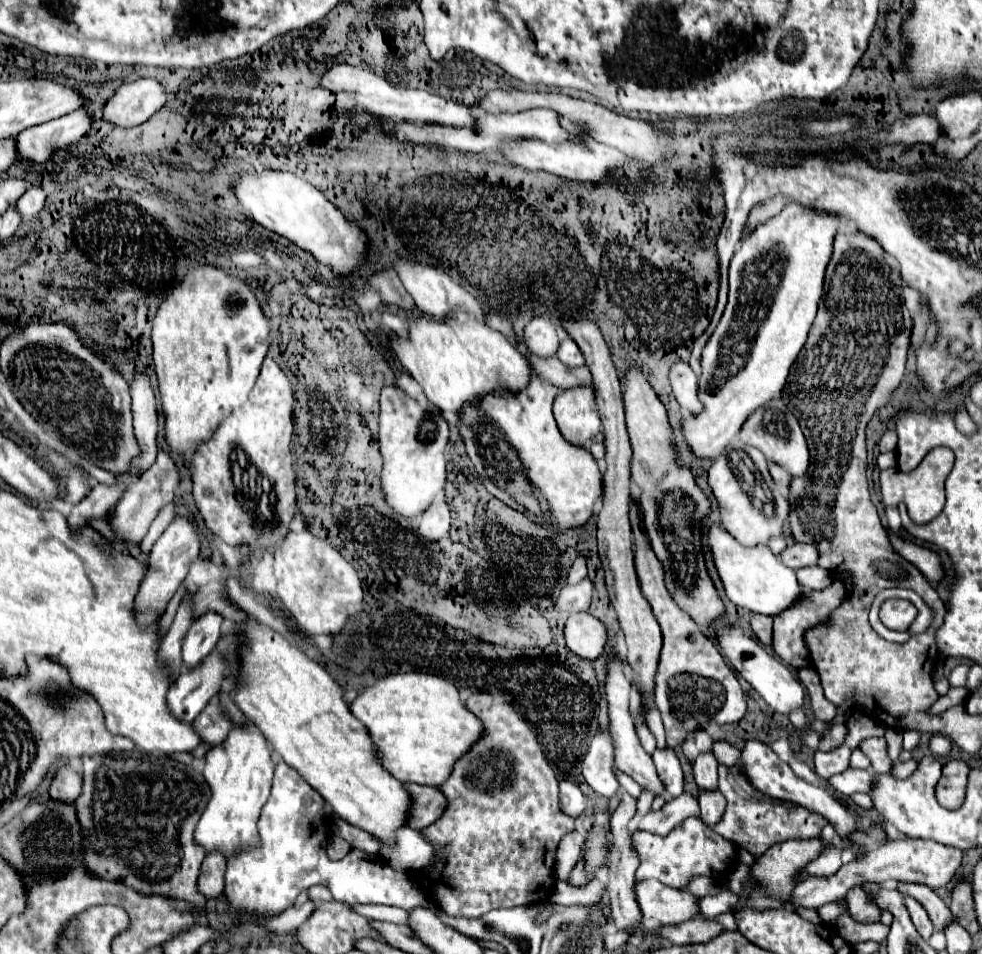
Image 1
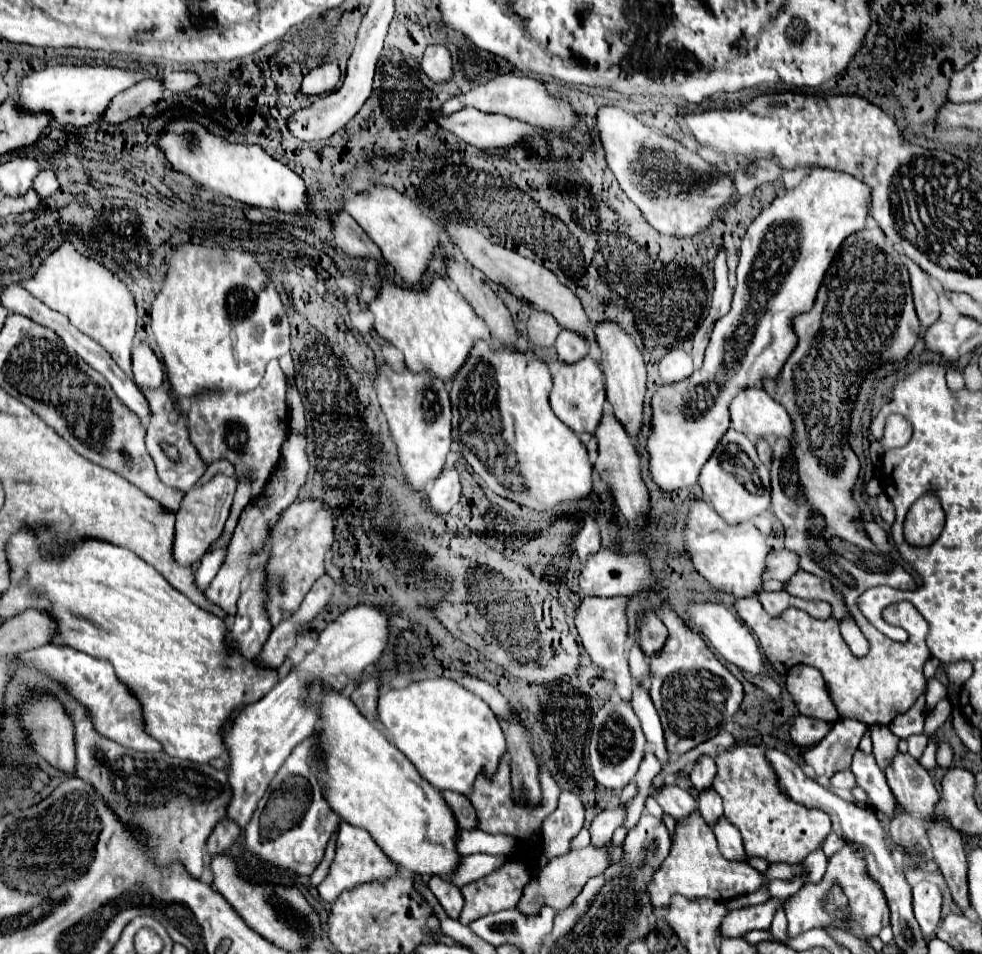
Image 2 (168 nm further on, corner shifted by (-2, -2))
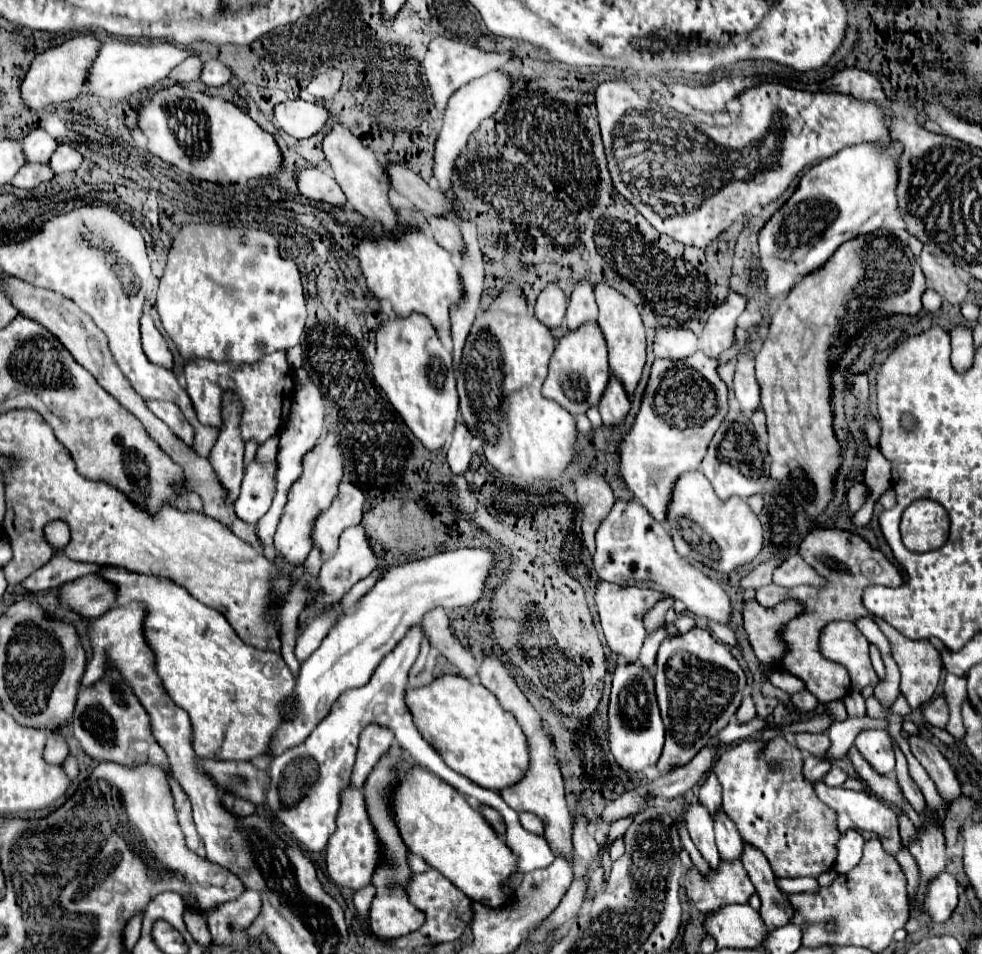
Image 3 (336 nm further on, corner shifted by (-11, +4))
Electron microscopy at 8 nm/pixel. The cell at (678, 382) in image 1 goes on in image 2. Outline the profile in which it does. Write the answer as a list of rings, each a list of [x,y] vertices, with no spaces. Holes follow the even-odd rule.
[[[671,349],[665,357],[661,357],[659,373],[663,381],[681,381],[693,373],[693,361],[685,351]]]

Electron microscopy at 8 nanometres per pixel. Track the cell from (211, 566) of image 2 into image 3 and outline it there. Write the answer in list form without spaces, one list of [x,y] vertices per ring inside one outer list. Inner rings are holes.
[[[252,461],[248,465],[240,497],[234,503],[238,519],[254,524],[258,517],[262,517],[268,511],[274,497],[274,477],[276,477],[276,463],[258,465],[256,461]]]

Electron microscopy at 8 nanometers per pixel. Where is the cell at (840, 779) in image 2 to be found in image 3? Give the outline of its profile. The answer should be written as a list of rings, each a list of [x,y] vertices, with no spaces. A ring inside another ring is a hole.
[[[832,767],[830,769],[830,773],[824,777],[824,781],[826,781],[826,785],[832,785],[832,787],[836,787],[836,785],[844,785],[844,781],[848,779],[848,773],[846,771],[842,771],[840,767]]]

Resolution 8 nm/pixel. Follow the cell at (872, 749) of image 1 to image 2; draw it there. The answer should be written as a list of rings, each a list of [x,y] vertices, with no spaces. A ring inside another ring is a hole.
[[[897,753],[897,757],[885,769],[885,775],[887,775],[887,783],[891,787],[891,793],[895,797],[895,817],[891,819],[891,825],[889,825],[891,839],[895,845],[899,845],[907,851],[915,849],[919,845],[919,839],[927,833],[929,817],[933,815],[933,809],[939,801],[939,793],[933,785],[931,775],[911,755]]]

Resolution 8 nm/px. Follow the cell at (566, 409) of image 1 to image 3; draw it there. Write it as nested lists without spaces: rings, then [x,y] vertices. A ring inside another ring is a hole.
[[[586,323],[578,331],[566,333],[550,359],[550,371],[542,387],[542,395],[560,403],[568,413],[580,415],[598,405],[610,381],[610,365],[606,355],[606,343],[596,323]]]

